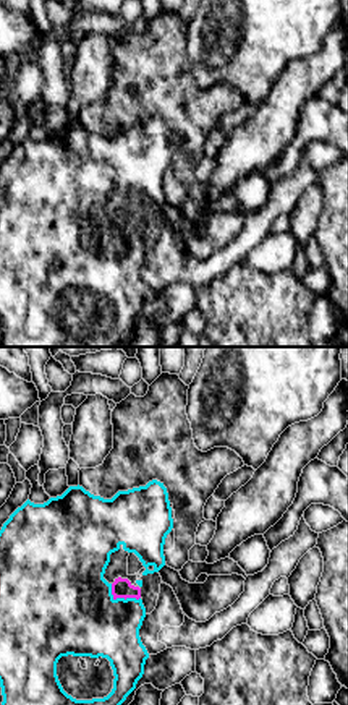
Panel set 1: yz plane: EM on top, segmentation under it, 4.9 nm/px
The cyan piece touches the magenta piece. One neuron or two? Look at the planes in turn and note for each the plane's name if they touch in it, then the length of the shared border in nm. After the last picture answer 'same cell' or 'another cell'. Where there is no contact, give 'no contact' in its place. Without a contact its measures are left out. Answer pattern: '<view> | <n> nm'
yz | 170 nm

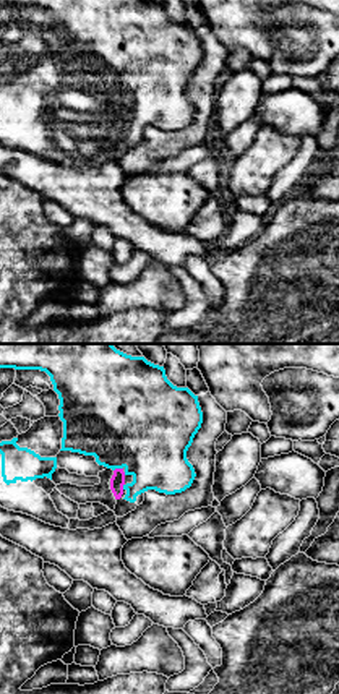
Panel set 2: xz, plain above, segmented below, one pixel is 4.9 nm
xz | 50 nm

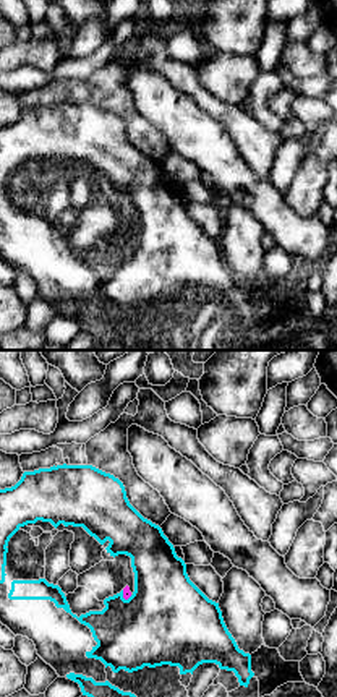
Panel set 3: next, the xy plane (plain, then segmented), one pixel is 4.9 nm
xy | 60 nm

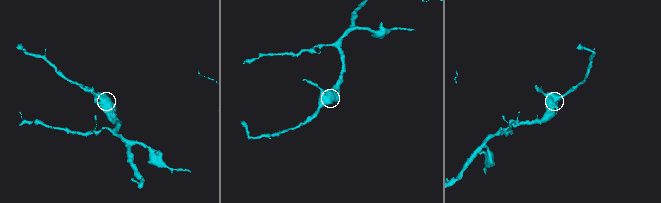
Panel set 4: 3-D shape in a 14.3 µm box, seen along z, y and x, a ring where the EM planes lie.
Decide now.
same cell

